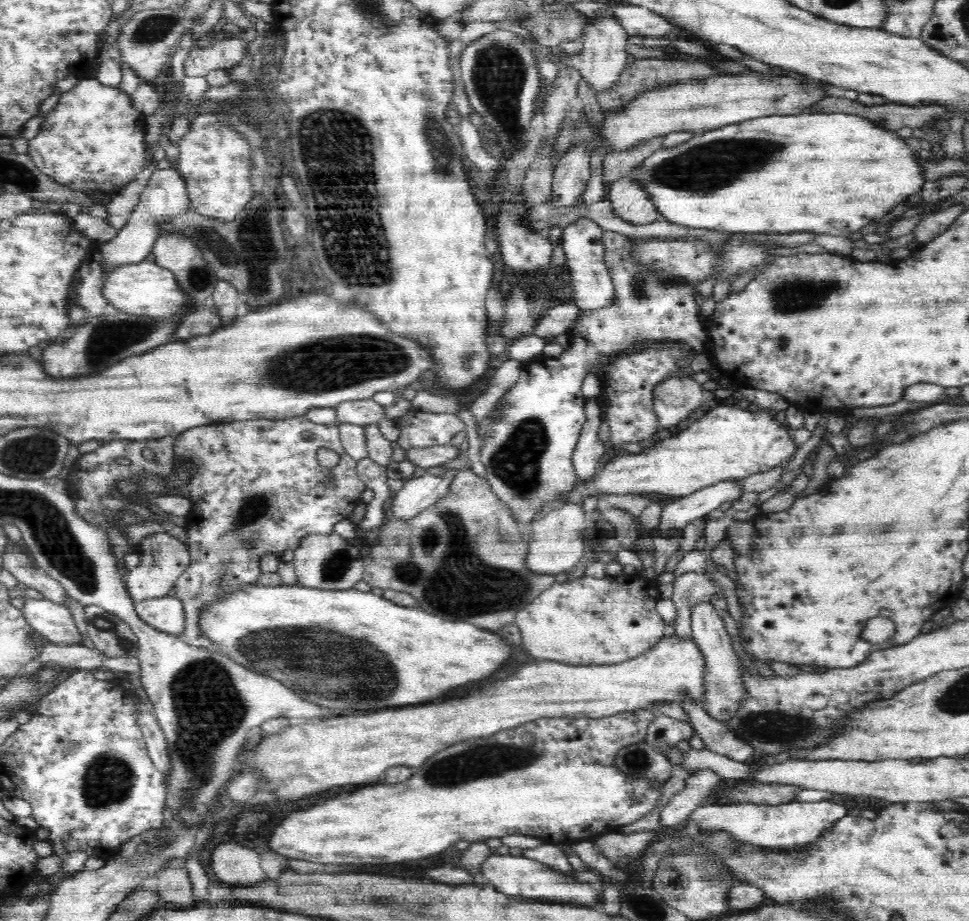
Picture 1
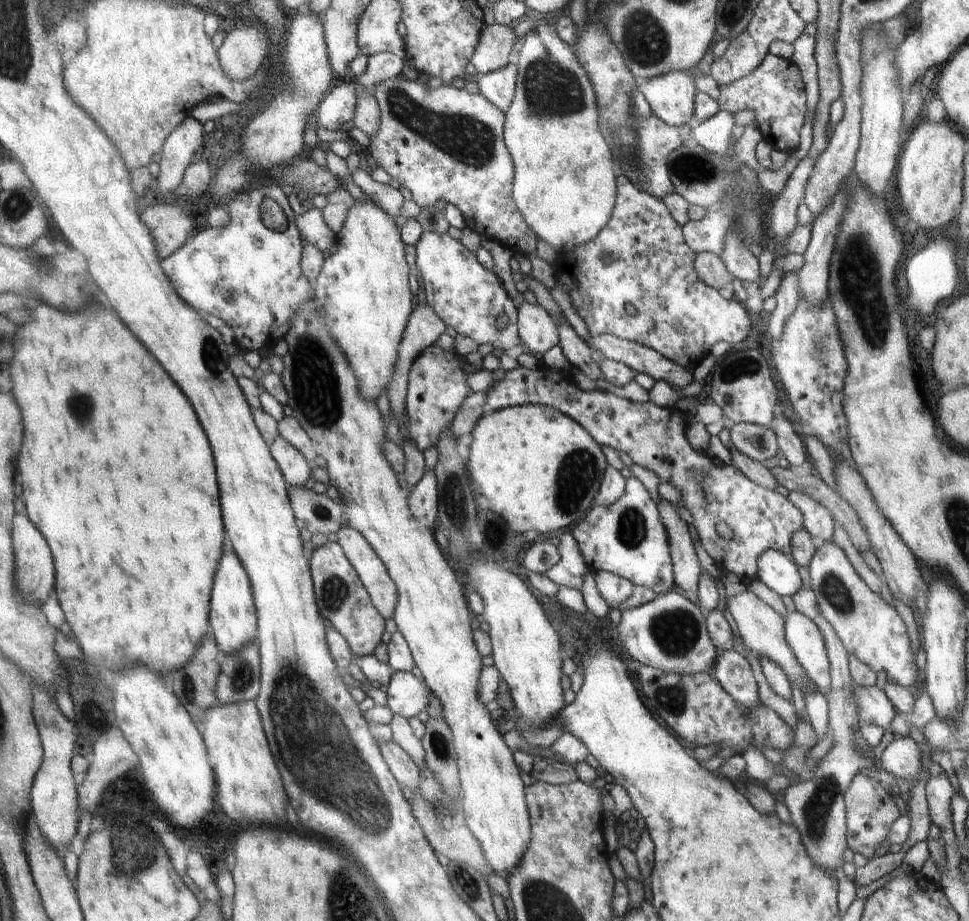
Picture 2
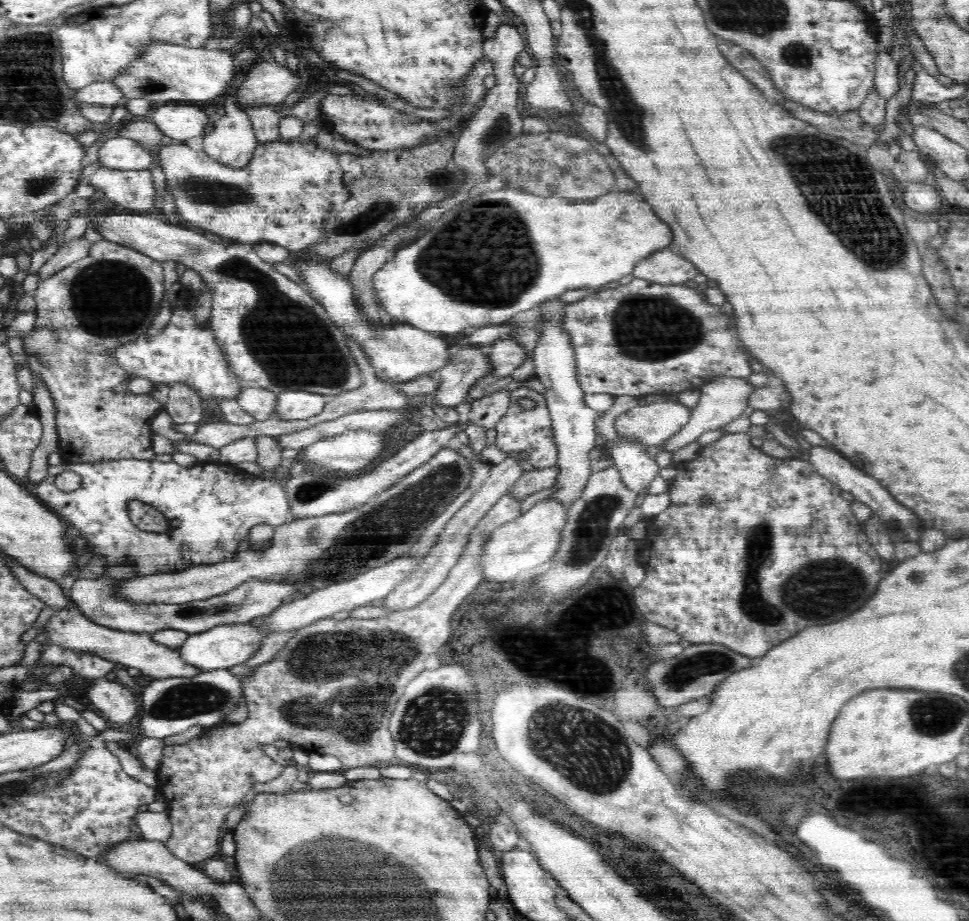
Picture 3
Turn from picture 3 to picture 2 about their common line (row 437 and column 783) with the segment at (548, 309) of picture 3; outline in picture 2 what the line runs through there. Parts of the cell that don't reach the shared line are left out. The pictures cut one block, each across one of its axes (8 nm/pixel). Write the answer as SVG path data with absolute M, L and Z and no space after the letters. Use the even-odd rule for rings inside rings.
M767 550L758 557L756 579L778 596L794 596L804 586L800 567L777 550Z

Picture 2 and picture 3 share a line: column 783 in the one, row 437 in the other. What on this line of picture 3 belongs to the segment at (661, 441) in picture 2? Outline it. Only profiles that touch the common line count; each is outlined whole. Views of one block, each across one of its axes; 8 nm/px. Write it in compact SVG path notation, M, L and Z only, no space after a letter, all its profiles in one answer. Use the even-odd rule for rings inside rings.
M520 384L520 387L511 392L511 403L503 418L495 427L496 438L495 444L502 452L510 454L510 452L527 452L529 455L529 463L535 469L550 468L557 464L557 446L552 434L552 424L549 422L547 404L545 396L528 388L528 384ZM519 398L531 398L535 400L534 409L523 410L518 405Z

